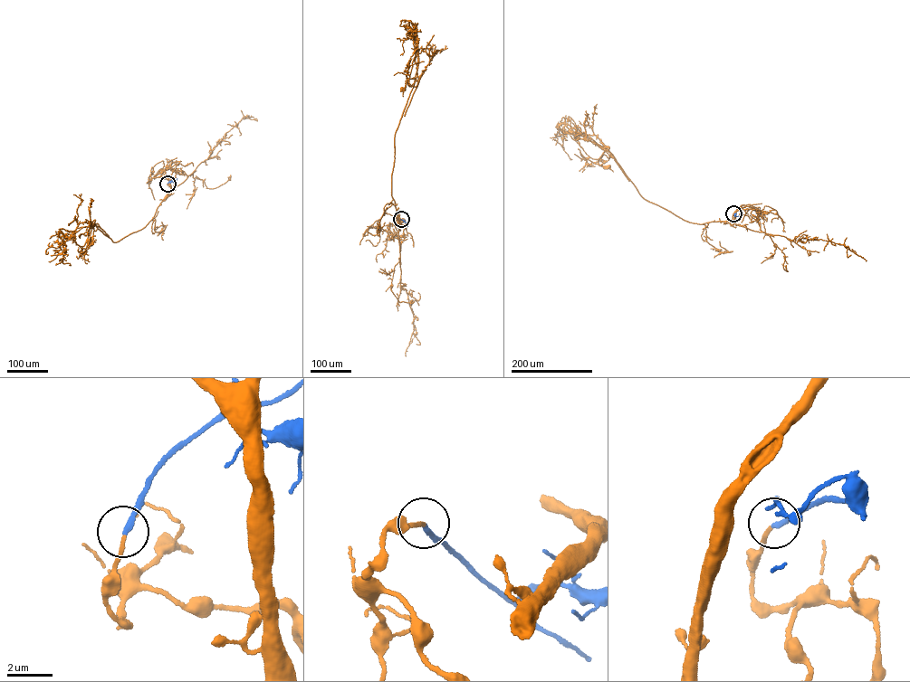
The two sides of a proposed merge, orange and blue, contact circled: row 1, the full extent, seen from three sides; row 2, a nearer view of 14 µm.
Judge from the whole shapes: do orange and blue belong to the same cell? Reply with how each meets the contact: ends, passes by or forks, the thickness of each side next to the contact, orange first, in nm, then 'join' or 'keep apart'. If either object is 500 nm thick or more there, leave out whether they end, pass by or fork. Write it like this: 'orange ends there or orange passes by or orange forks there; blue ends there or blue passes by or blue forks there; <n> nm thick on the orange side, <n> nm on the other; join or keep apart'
orange ends there; blue ends there; 160 nm thick on the orange side, 240 nm on the other; join

